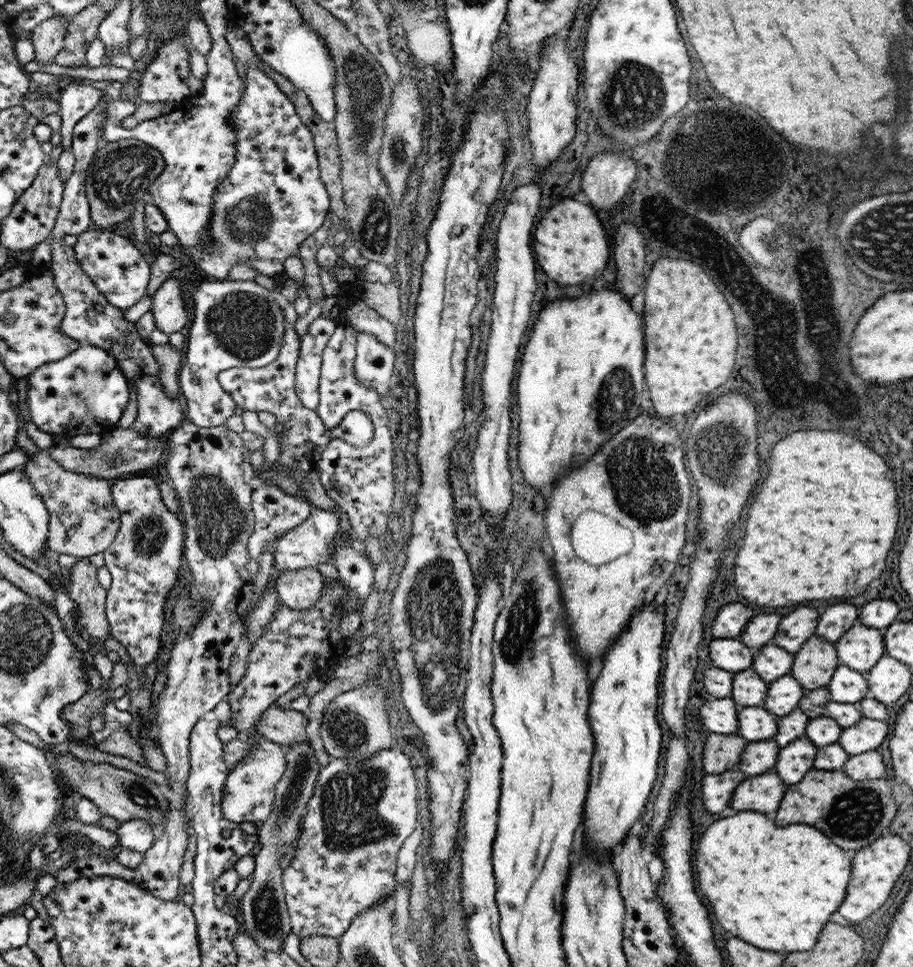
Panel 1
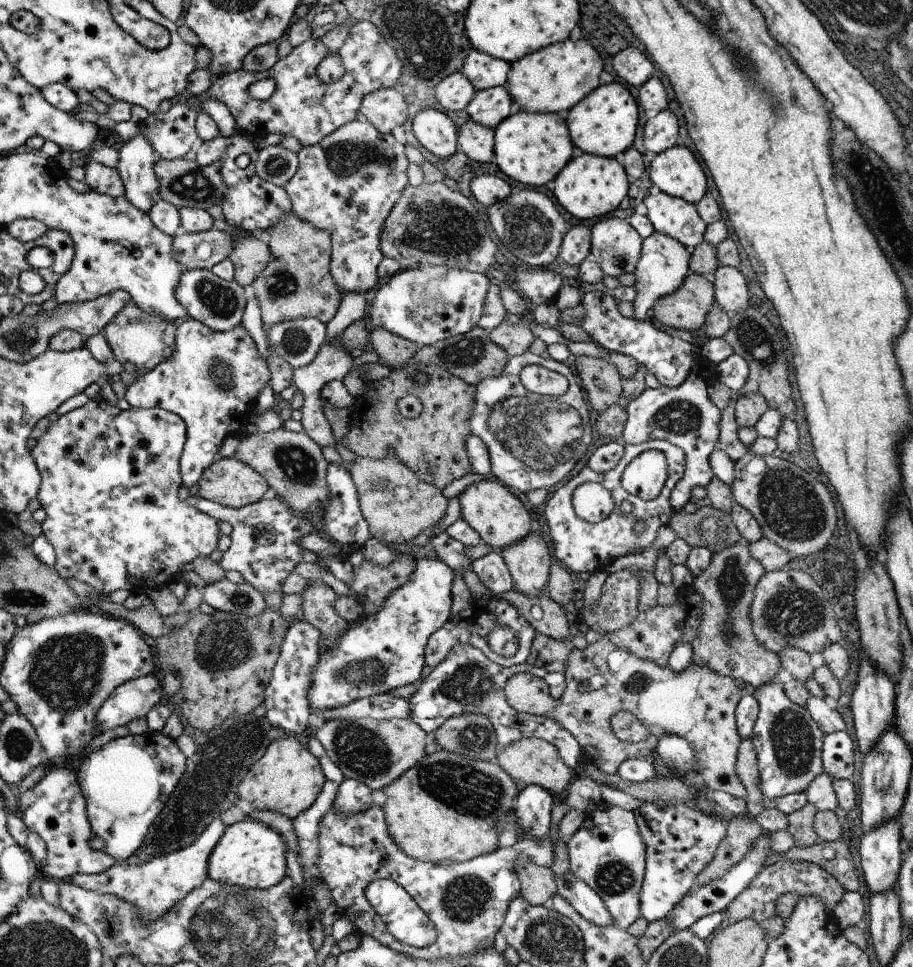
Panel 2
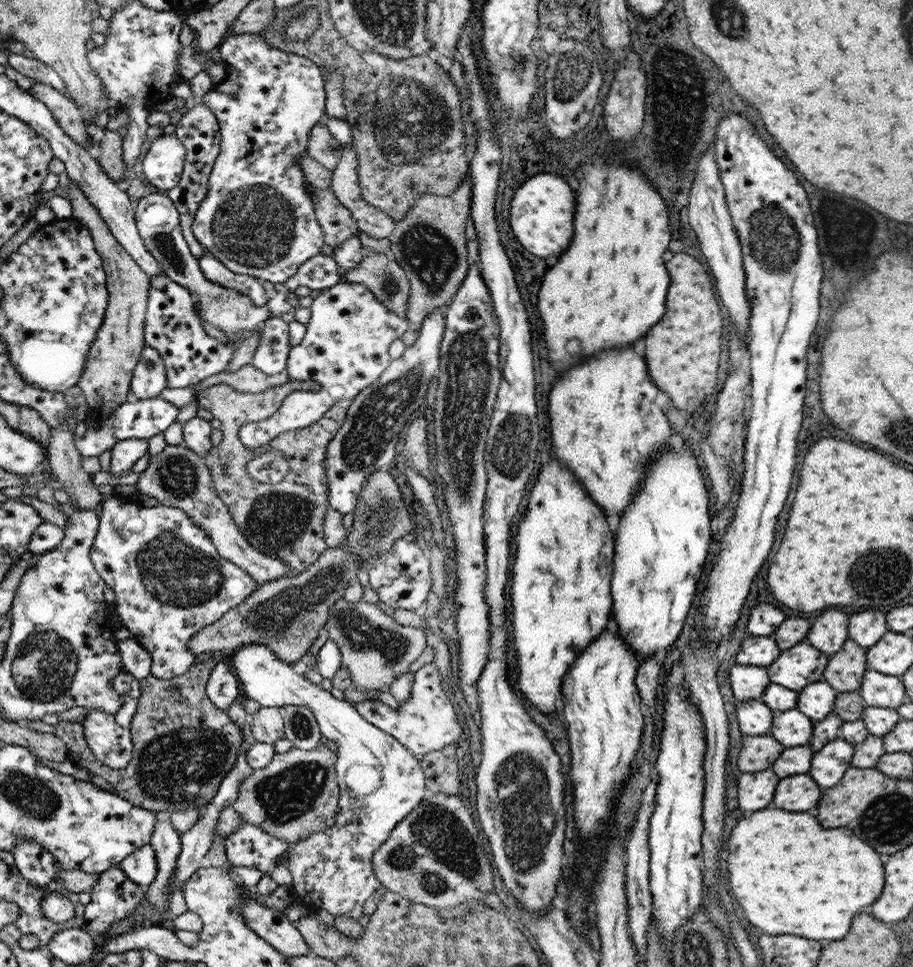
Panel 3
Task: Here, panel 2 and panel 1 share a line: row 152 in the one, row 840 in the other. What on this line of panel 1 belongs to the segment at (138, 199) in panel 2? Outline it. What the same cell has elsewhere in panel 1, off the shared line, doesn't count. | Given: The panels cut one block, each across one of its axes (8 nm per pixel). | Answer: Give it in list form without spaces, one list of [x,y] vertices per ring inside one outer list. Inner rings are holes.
[[[144,819],[120,822],[115,831],[119,837],[119,848],[140,852],[144,855],[154,845],[154,824]]]

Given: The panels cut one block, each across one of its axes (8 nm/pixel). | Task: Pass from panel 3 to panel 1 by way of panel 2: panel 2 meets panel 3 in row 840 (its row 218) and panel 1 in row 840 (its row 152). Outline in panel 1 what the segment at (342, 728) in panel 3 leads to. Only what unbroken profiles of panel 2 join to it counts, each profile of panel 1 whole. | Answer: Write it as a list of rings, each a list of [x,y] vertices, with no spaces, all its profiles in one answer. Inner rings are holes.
[[[387,748],[365,758],[331,758],[330,762],[324,766],[324,769],[320,772],[320,779],[316,783],[312,799],[308,802],[308,812],[303,817],[303,831],[298,844],[294,847],[296,850],[294,857],[287,869],[283,871],[283,887],[286,889],[287,911],[290,913],[293,931],[299,936],[300,940],[312,935],[329,936],[338,939],[347,932],[348,927],[351,926],[352,921],[356,920],[358,915],[366,913],[368,908],[393,895],[397,883],[394,878],[394,871],[396,870],[398,851],[402,849],[404,842],[413,834],[414,829],[417,827],[418,800],[416,775],[412,770],[409,758],[399,748]]]

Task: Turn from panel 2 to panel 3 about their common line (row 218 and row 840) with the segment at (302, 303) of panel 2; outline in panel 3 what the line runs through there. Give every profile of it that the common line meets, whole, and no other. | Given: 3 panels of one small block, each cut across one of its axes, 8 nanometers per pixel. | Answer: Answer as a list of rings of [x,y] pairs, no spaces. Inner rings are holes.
[[[325,745],[310,750],[292,747],[288,752],[276,753],[266,768],[253,770],[253,774],[242,782],[238,789],[238,799],[232,808],[243,818],[244,823],[259,826],[272,837],[288,844],[298,843],[335,823],[339,805],[339,784],[335,768],[337,762],[337,752]]]

